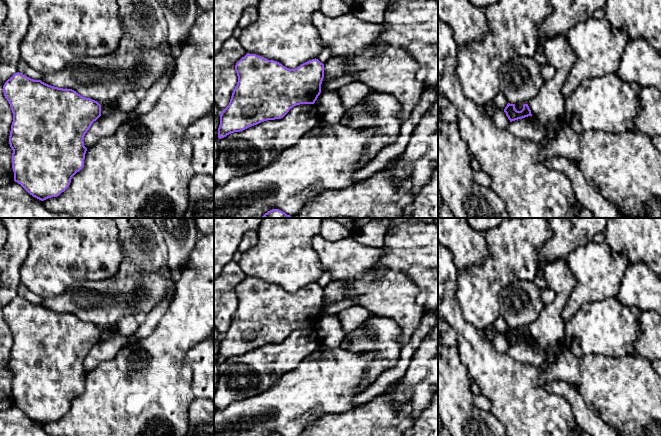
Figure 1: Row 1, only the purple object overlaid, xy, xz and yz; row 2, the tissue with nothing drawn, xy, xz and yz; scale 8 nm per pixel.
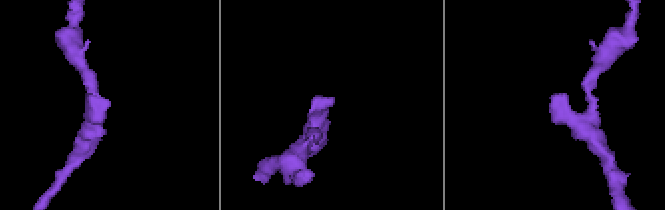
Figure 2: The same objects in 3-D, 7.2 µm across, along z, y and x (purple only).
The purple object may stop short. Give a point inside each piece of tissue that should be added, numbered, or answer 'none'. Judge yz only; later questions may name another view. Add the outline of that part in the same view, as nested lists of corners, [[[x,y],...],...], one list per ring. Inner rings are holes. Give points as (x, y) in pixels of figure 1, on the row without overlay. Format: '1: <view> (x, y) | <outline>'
none

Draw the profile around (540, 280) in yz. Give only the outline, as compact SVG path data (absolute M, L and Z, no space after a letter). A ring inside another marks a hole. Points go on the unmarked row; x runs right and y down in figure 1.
M540 269L538 271L537 277L534 280L534 282L537 284L537 286L543 290L544 288L546 288L548 286L546 280L545 280L545 275L544 275L544 269Z

